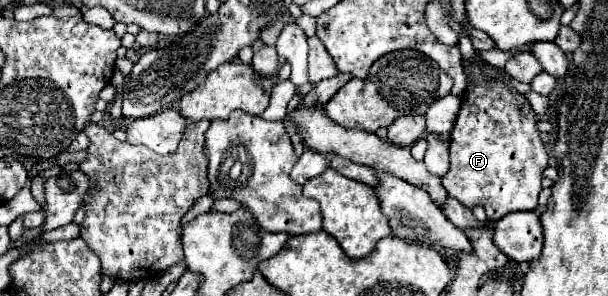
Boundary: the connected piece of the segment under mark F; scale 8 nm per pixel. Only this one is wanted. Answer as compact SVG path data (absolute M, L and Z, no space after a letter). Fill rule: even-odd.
M476 50L474 60L464 60L470 80L458 118L450 132L450 170L442 184L452 198L466 208L482 206L488 220L496 222L514 210L538 208L542 172L548 166L548 152L538 132L538 116L524 94L510 86L510 80L492 78L484 72L486 62Z

